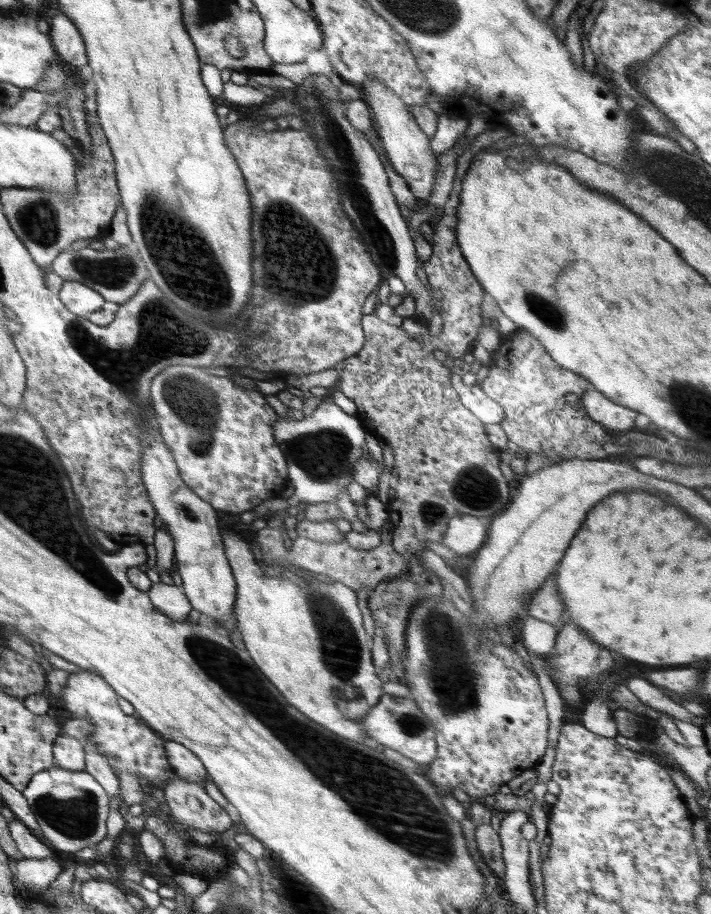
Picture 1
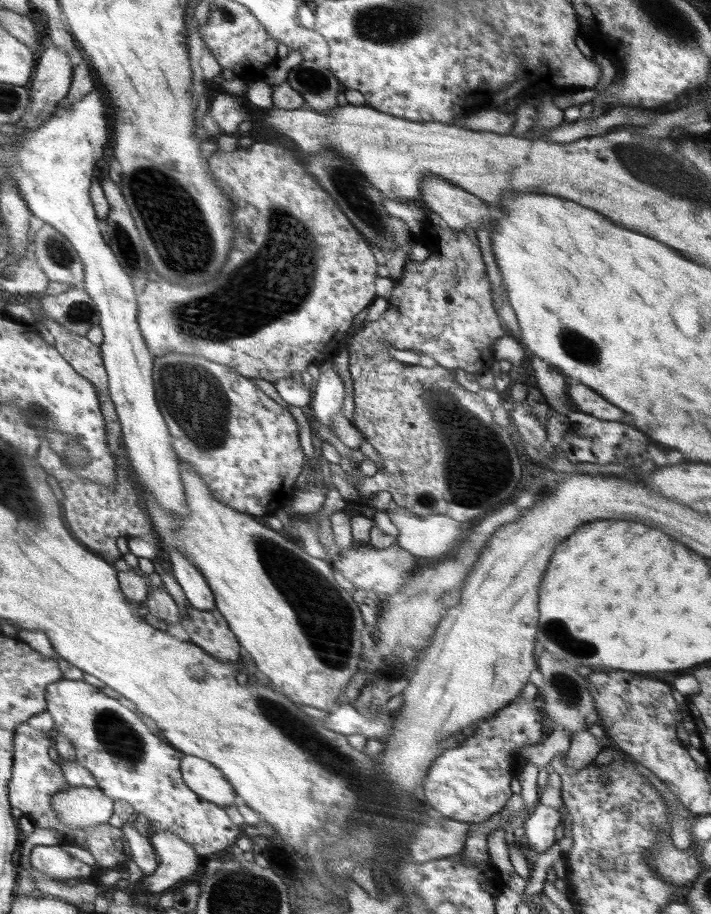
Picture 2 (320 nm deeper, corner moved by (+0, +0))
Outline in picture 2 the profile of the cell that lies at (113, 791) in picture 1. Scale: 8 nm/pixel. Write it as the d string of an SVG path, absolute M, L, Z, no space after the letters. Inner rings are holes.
M130 822L120 828L124 836L124 848L145 875L152 875L156 870L156 853L148 837L142 836Z

